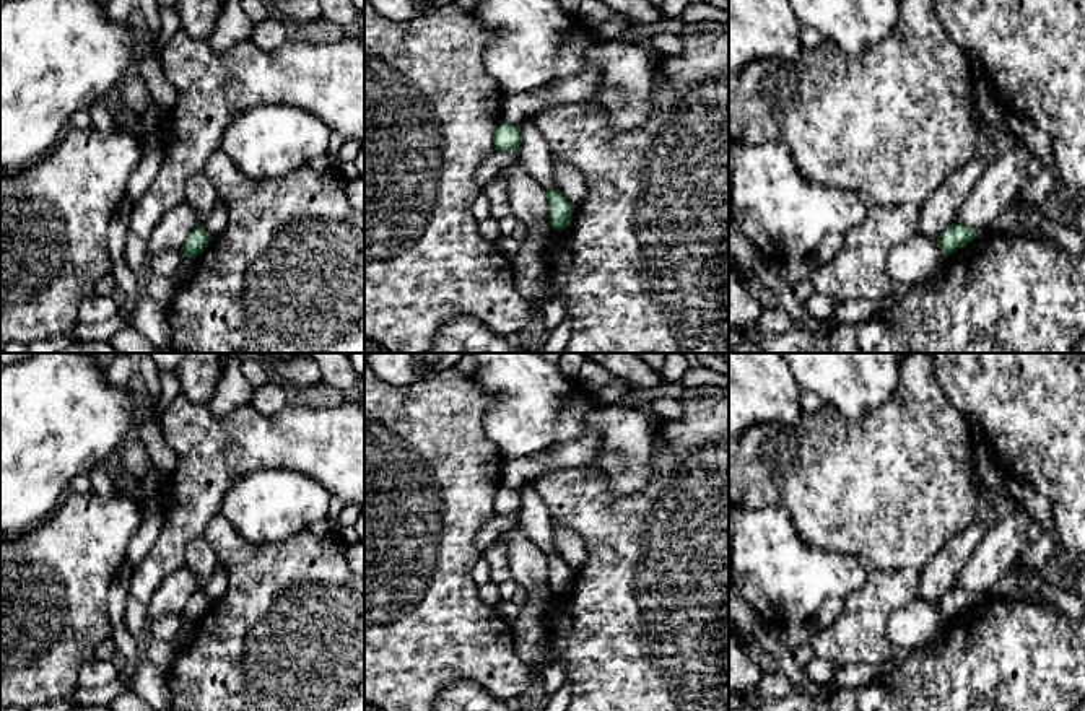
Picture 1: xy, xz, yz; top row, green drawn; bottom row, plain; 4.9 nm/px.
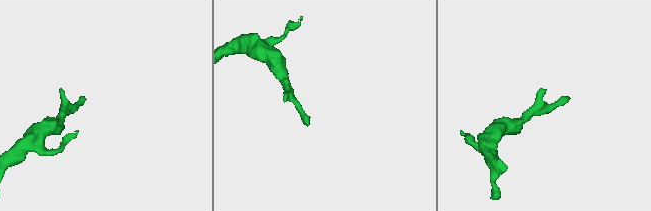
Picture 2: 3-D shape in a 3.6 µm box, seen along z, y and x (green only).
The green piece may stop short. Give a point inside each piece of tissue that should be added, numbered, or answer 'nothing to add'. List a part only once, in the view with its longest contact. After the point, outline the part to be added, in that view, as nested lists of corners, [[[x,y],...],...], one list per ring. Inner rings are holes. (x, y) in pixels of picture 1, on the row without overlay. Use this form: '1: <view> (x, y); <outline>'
nothing to add

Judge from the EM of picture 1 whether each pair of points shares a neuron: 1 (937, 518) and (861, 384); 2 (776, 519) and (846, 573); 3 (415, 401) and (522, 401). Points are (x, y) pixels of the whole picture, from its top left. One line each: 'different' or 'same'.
1: different
2: same
3: different

